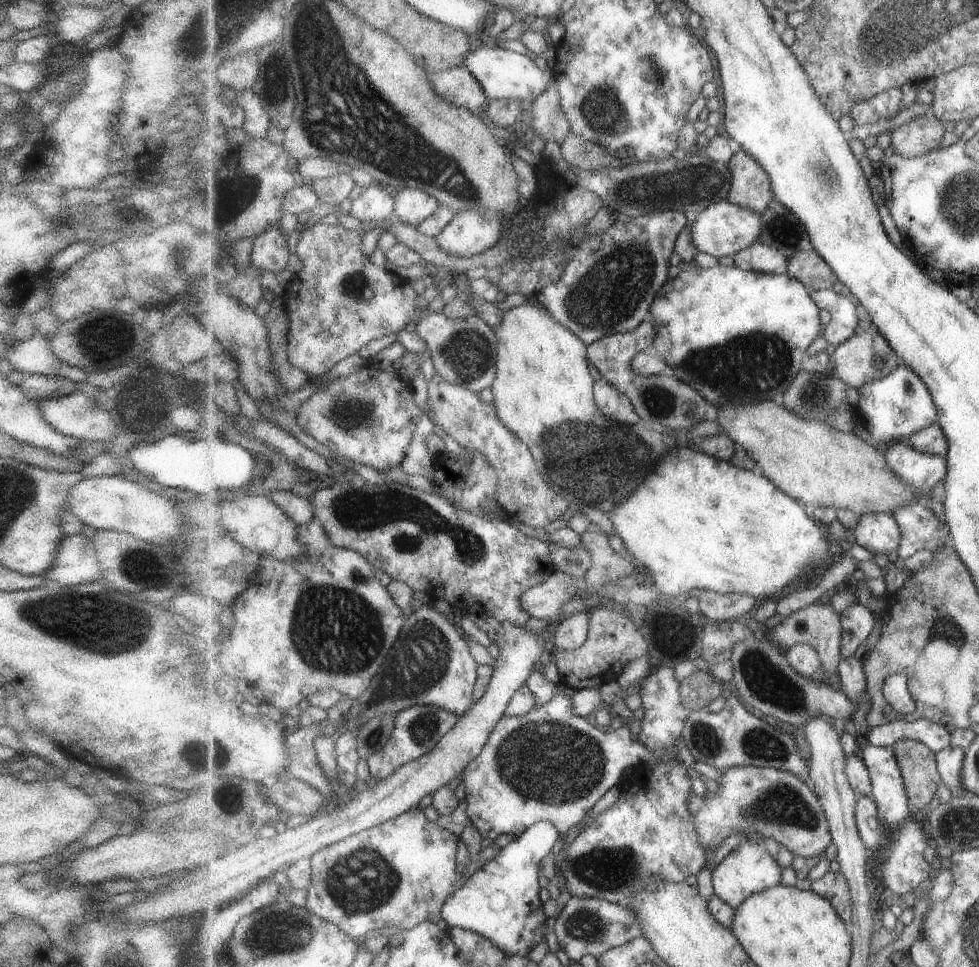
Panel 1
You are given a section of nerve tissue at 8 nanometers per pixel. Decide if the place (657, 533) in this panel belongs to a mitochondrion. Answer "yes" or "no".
no

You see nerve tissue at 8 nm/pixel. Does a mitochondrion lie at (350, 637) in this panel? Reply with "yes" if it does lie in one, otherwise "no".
yes

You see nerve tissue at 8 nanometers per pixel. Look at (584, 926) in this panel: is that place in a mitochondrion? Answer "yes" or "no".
yes

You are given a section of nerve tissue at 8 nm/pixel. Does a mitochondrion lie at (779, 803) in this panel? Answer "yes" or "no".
yes

